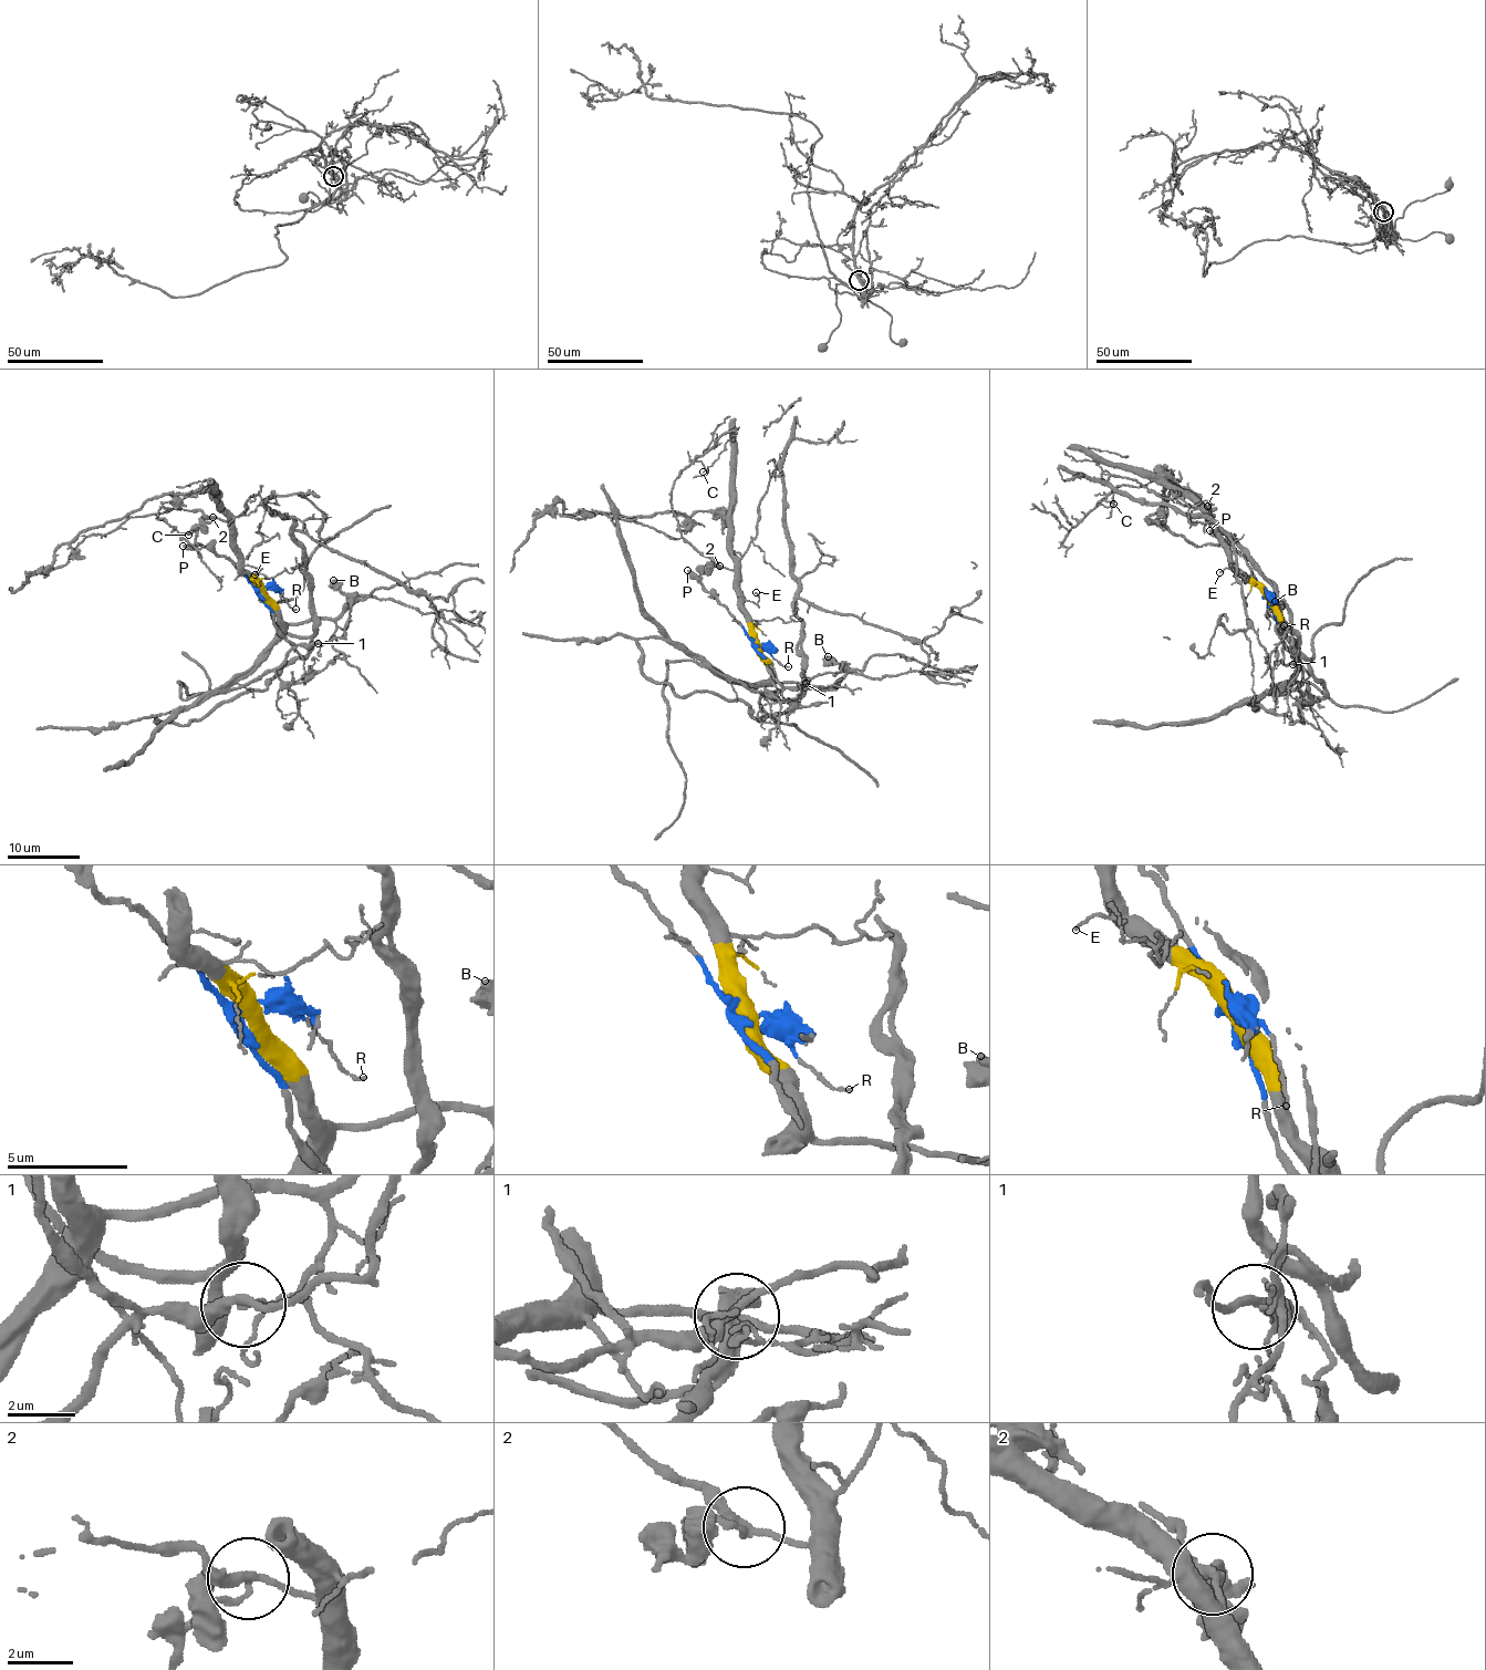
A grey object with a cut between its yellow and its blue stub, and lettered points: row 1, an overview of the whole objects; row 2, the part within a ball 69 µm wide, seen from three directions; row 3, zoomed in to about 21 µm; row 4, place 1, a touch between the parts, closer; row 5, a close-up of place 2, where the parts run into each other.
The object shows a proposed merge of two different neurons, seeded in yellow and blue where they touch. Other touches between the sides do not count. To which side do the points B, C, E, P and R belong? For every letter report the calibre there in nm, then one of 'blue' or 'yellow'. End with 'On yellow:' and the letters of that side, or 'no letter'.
B: 600 nm | blue
C: 120 nm | yellow
E: 90 nm | yellow
P: 360 nm | blue
R: 120 nm | blue
On yellow: C, E

